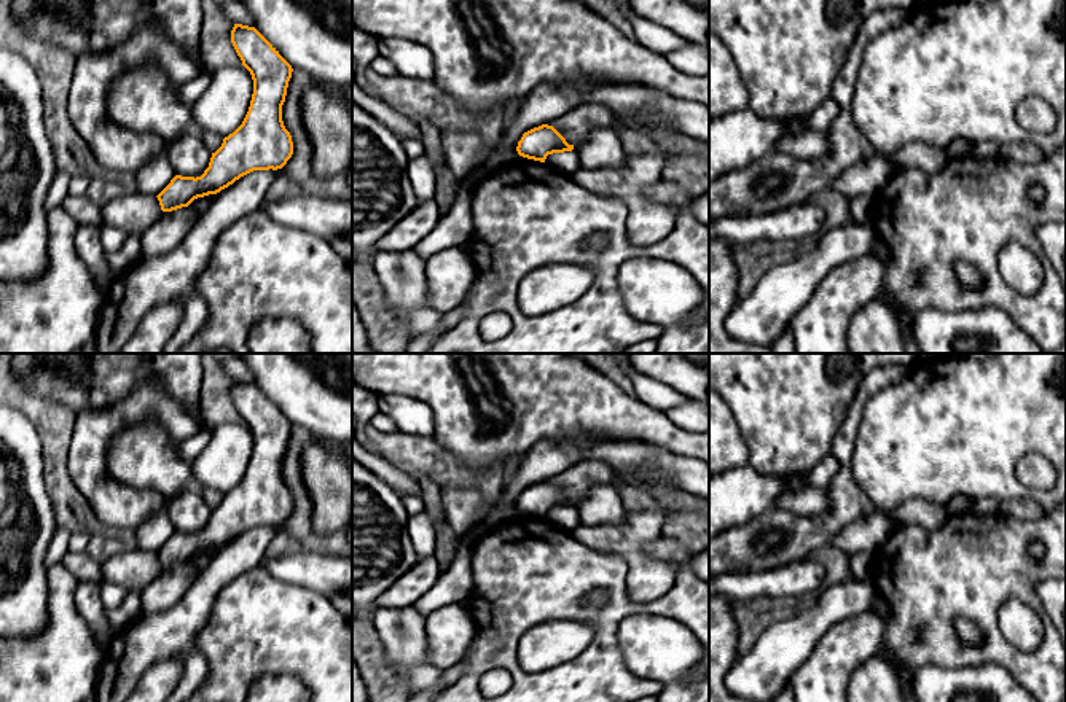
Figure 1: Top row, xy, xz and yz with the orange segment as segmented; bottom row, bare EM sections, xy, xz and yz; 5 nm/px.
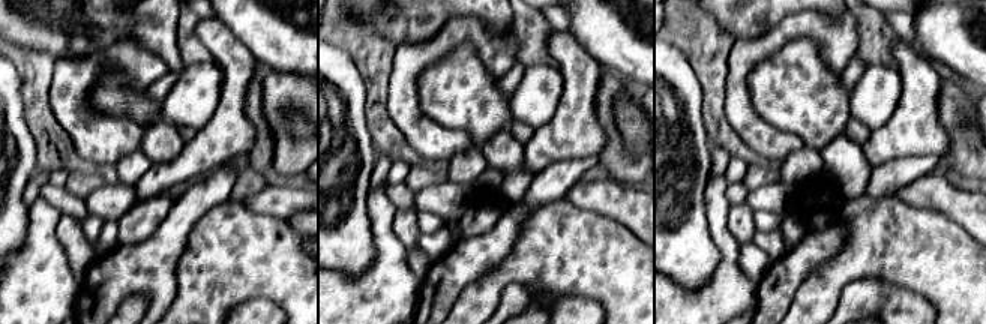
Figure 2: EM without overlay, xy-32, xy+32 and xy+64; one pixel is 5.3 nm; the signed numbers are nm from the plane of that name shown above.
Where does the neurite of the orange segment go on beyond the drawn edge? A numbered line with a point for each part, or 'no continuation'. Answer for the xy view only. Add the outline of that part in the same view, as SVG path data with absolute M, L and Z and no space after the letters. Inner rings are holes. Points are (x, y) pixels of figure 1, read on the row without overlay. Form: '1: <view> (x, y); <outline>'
1: xy (134, 570); M132 549L107 559L100 570L105 583L140 594L163 571L163 567L156 552Z

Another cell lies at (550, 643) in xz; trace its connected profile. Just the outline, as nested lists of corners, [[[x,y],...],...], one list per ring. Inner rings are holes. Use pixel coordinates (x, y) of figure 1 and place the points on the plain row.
[[[551,619],[534,626],[518,640],[518,664],[524,672],[543,672],[577,657],[593,640],[594,629],[578,619]]]

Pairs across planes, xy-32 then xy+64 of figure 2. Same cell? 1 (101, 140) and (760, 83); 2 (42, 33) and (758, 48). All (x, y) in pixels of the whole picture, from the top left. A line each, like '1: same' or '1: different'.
1: different
2: different

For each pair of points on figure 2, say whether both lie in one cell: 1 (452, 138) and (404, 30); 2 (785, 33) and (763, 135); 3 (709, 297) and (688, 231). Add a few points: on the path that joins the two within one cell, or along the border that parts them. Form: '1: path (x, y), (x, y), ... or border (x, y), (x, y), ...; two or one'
1: border (443, 29), (420, 42), (402, 42), (396, 47); two
2: path (757, 51), (739, 69), (739, 107); one
3: border (718, 249), (716, 270), (697, 288), (670, 278); two

